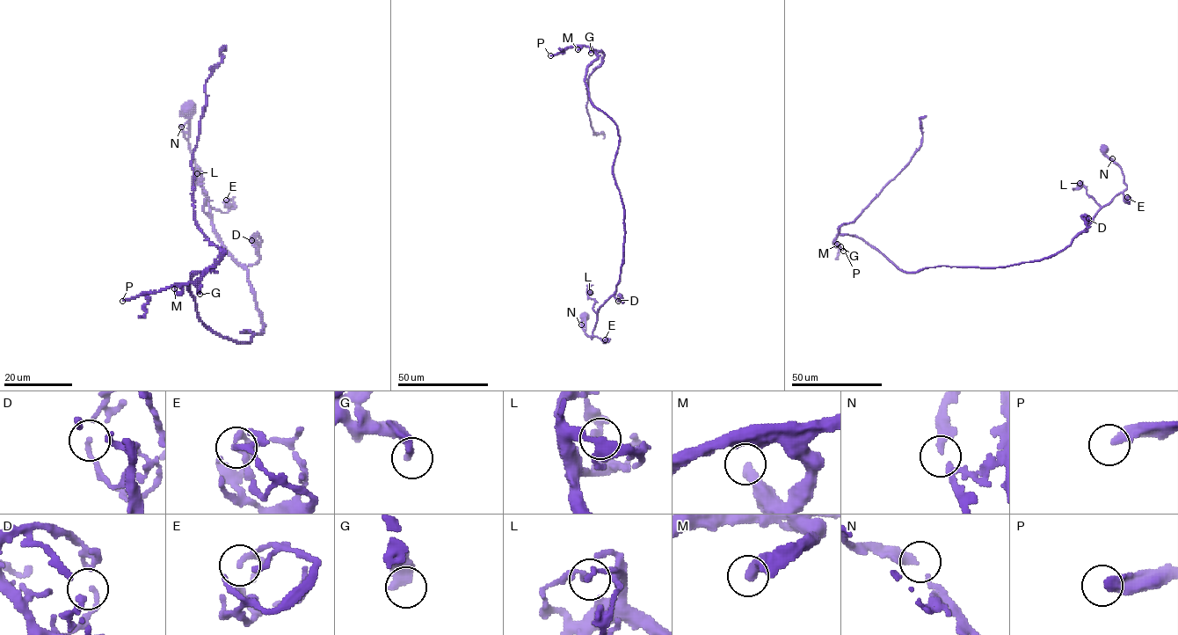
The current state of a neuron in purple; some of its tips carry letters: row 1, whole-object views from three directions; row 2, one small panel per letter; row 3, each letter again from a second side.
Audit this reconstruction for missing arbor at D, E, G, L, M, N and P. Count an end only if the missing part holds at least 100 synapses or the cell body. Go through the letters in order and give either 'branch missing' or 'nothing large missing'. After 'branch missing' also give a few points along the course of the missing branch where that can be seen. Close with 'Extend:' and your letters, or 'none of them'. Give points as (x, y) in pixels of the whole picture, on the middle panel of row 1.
D: nothing large missing
E: nothing large missing
G: nothing large missing
L: nothing large missing
M: nothing large missing
N: nothing large missing
P: branch missing | (550, 55), (525, 74), (505, 74), (494, 82), (489, 81), (486, 92), (485, 88)
Extend: P

